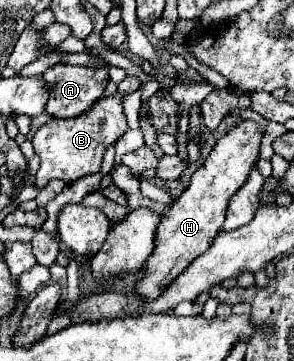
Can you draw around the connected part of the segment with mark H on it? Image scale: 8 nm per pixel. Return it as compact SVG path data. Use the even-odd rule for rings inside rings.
M242 120L226 134L220 136L202 168L192 174L190 186L166 208L156 232L154 254L146 260L146 276L136 284L138 292L146 298L156 298L160 292L202 252L208 250L214 236L222 230L230 198L246 184L250 172L260 158L260 142L264 128L258 122Z

